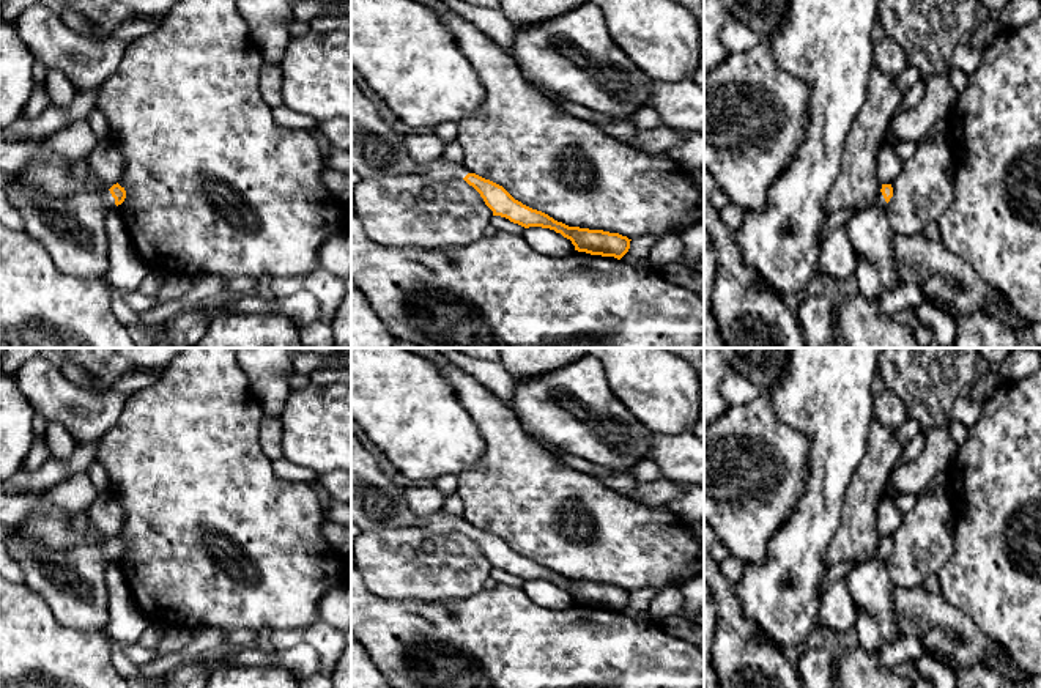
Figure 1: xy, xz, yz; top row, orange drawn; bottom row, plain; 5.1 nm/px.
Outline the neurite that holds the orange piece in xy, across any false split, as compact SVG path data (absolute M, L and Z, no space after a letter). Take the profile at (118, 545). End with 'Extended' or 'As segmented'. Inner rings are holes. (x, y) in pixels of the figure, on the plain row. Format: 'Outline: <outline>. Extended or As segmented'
Outline: M8 529L5 545L25 576L25 586L49 605L63 627L106 630L110 619L106 568L124 554L124 540L117 535L99 546L31 553L30 542Z. Extended

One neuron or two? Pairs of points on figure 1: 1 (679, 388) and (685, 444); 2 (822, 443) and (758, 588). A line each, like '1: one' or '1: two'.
1: two
2: one

